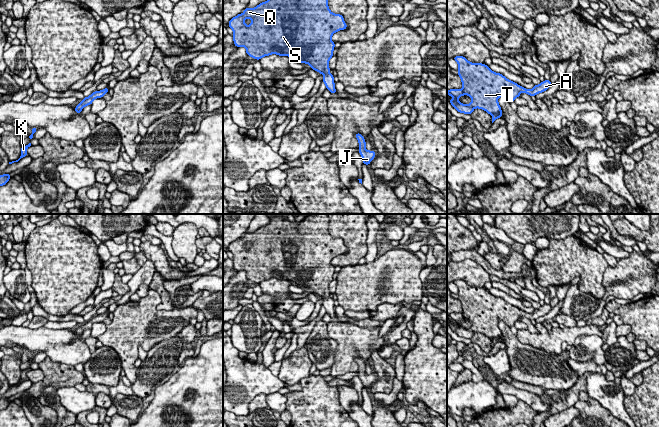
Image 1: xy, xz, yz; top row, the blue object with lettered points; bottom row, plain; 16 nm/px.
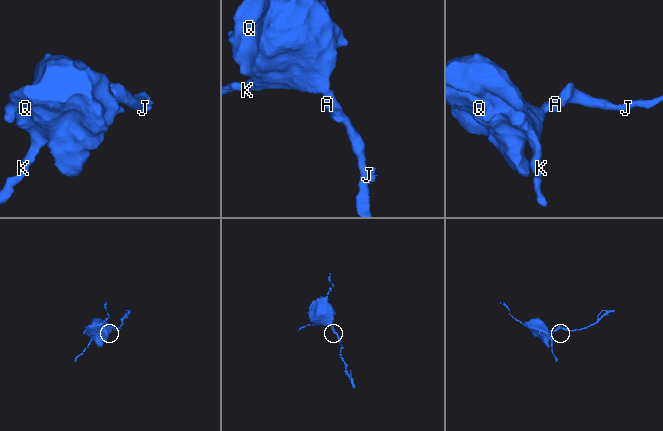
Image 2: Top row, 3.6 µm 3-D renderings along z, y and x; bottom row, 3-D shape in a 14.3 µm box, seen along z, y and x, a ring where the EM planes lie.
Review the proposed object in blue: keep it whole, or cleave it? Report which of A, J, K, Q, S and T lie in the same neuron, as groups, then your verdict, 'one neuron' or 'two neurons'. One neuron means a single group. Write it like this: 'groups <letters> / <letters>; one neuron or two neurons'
groups A J K Q S T; one neuron

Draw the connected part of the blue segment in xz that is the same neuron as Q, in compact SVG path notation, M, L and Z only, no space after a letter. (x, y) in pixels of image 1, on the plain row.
M274 214L269 219L269 224L255 232L245 232L242 238L239 237L229 245L234 269L245 271L247 279L256 284L276 278L289 280L302 288L307 287L313 294L324 299L322 305L326 313L335 318L334 300L329 297L329 284L335 271L331 261L337 255L347 253L347 248L341 238L330 235L329 217L327 214L308 214L301 222L290 222L286 214Z

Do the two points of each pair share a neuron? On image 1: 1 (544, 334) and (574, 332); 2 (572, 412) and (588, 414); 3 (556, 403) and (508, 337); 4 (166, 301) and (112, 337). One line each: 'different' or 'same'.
1: same
2: different
3: different
4: different

